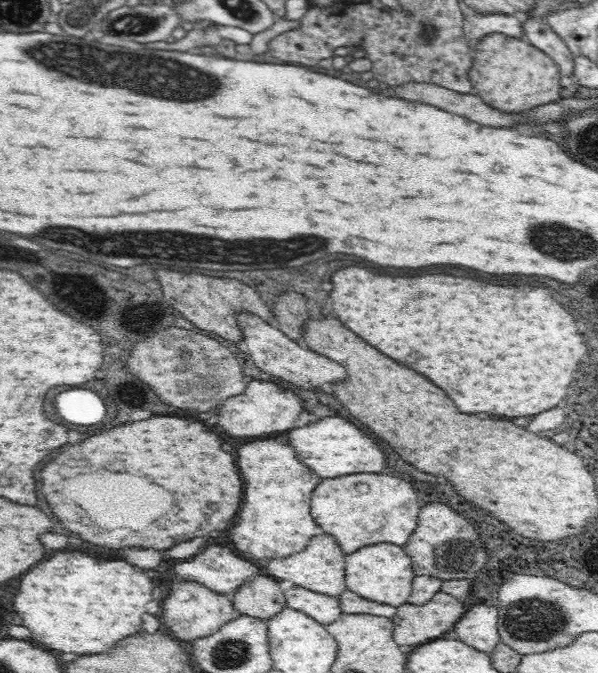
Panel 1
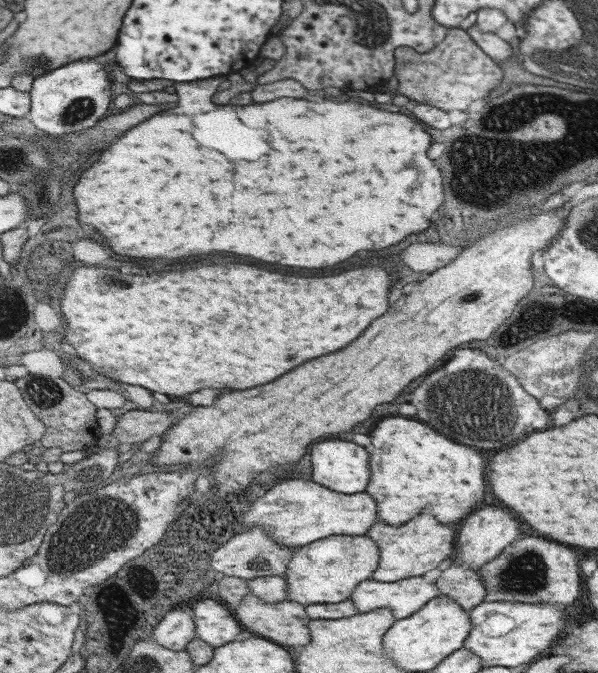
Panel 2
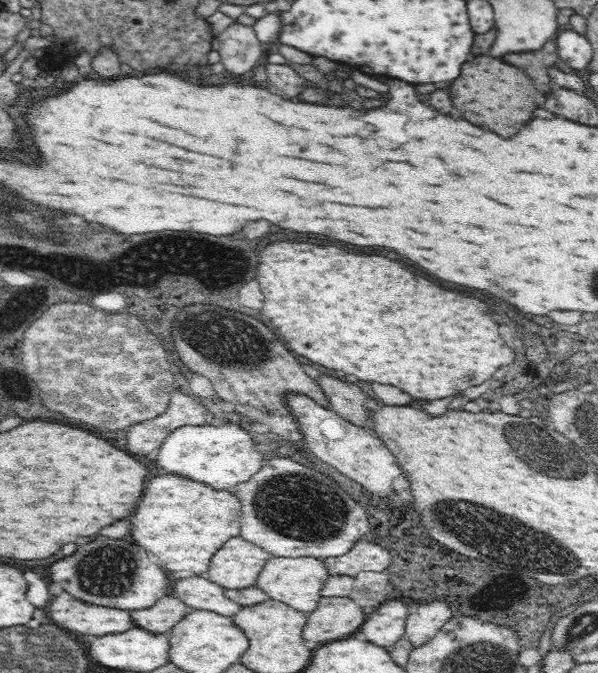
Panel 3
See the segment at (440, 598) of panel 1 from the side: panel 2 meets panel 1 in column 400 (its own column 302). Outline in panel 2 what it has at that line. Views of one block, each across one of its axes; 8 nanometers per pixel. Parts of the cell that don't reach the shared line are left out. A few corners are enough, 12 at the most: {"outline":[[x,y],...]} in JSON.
{"outline":[[252,594],[232,607],[255,636],[280,646],[312,640],[305,606]]}

